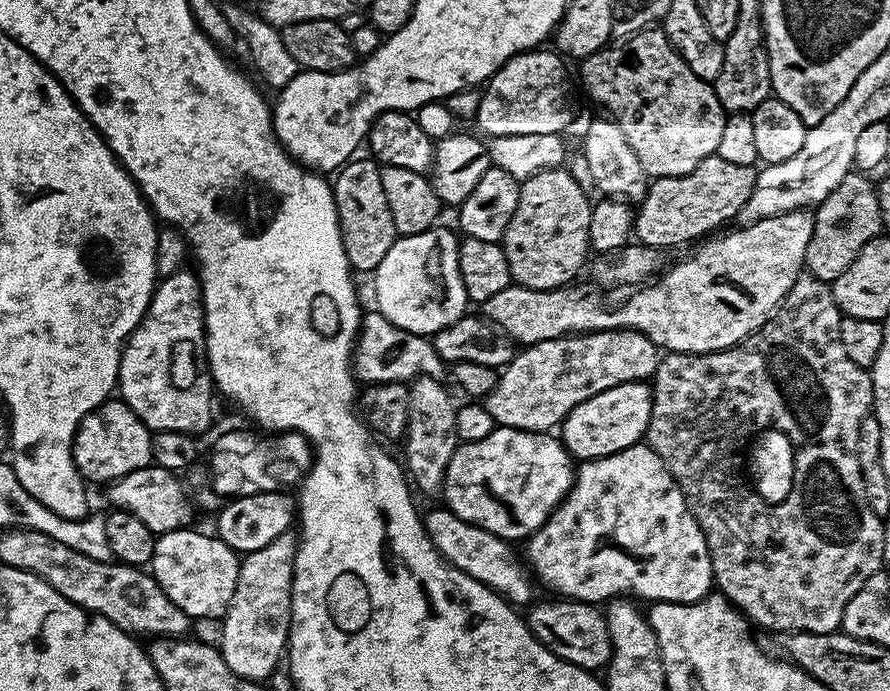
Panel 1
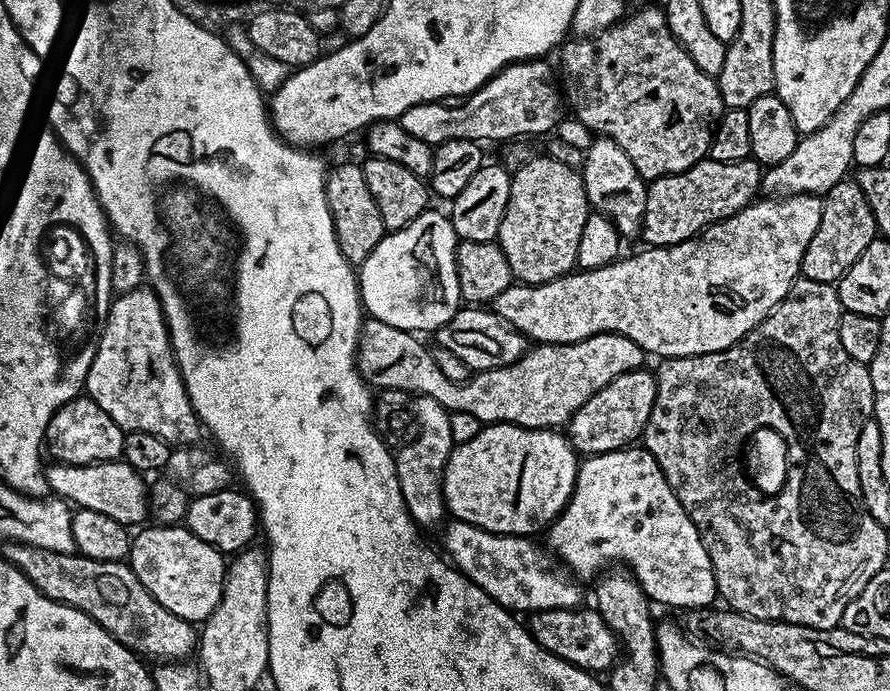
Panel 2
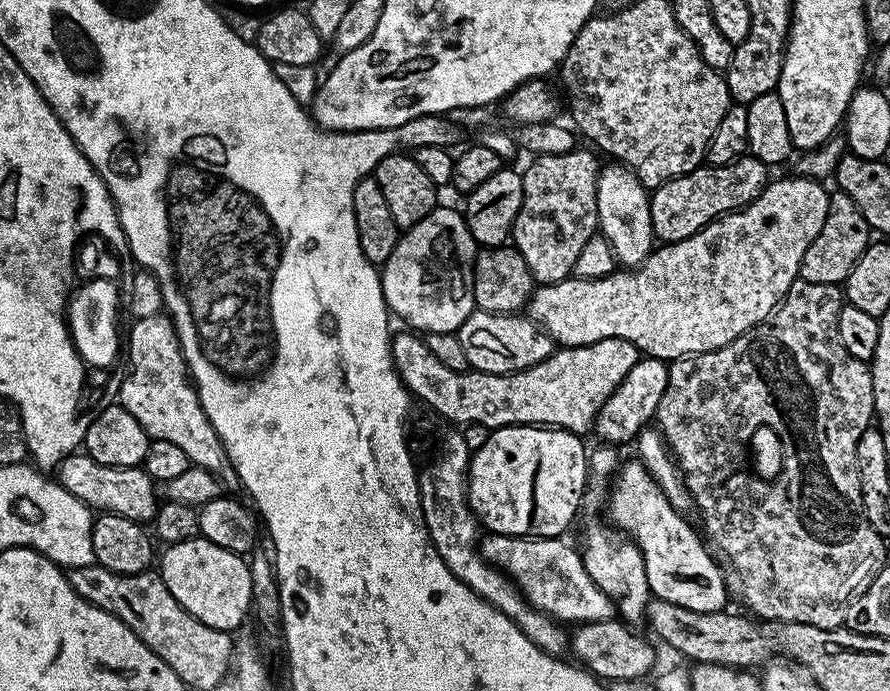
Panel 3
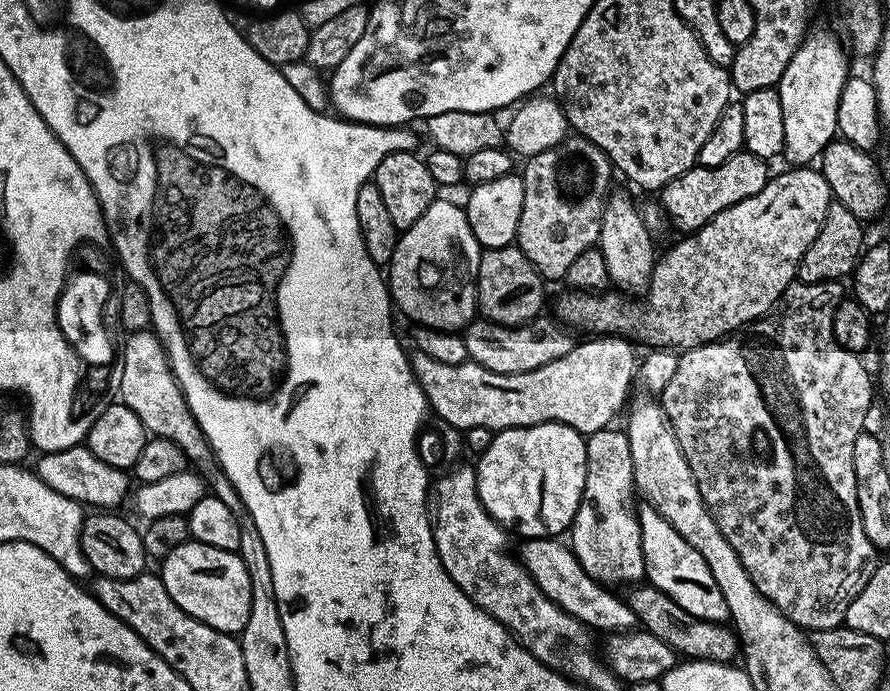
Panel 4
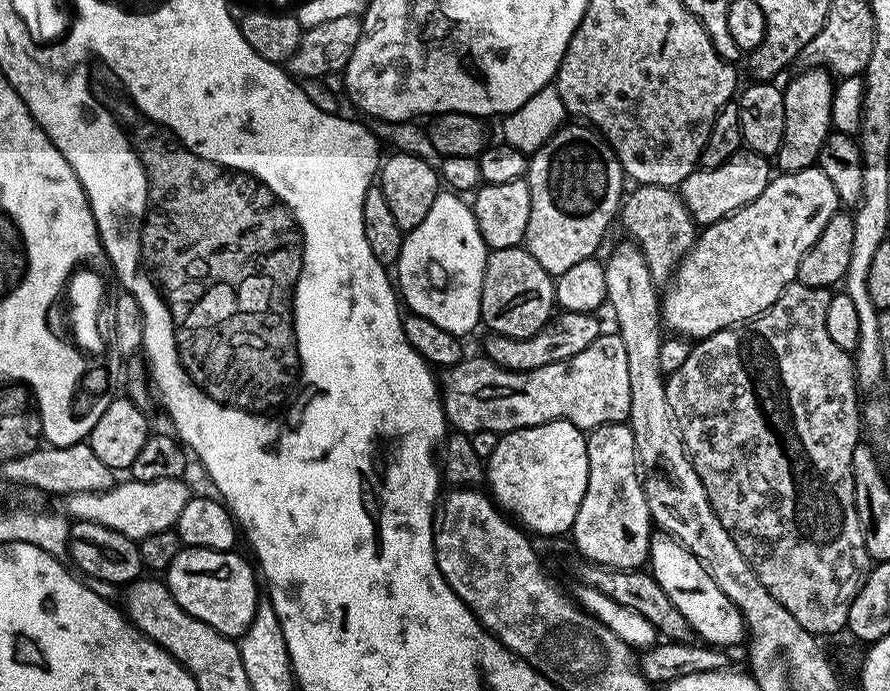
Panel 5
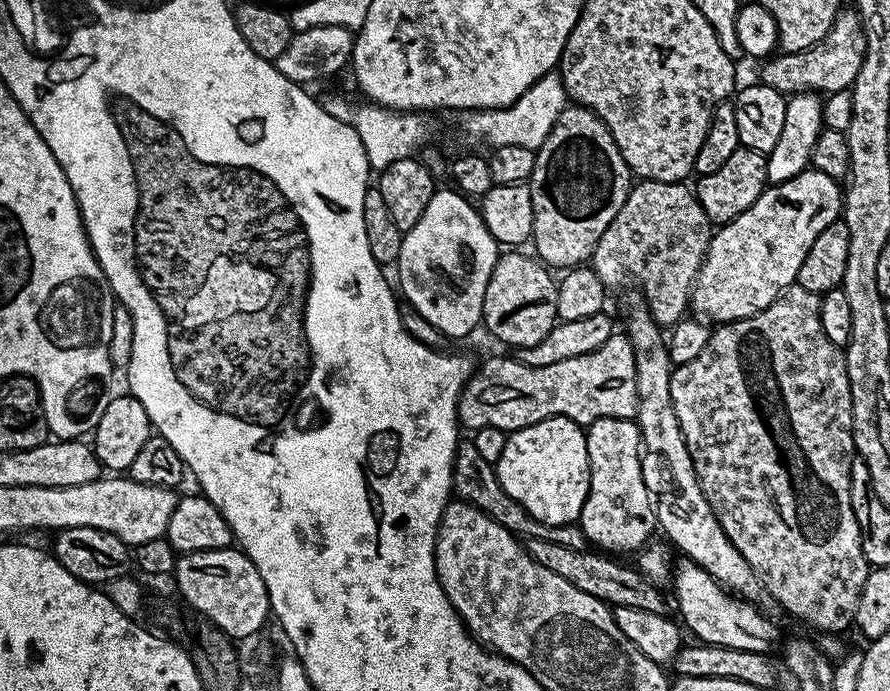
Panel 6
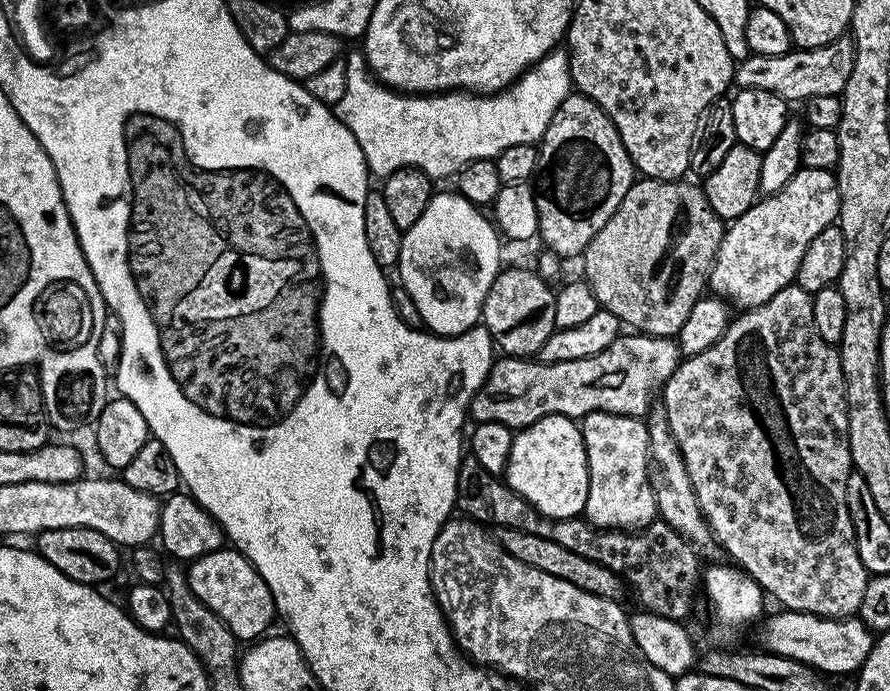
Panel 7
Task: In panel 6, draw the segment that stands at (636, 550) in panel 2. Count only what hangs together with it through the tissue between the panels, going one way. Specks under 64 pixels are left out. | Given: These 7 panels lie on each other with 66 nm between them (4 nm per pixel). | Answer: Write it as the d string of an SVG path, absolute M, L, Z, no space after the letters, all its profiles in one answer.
M687 558L681 561L674 568L674 585L676 584L676 604L680 607L679 619L683 627L687 631L689 628L701 644L771 653L772 643L779 638L780 632L764 617L767 615L762 614L755 604L741 602L735 595L721 588L710 574L706 574L706 570L702 570L702 566Z

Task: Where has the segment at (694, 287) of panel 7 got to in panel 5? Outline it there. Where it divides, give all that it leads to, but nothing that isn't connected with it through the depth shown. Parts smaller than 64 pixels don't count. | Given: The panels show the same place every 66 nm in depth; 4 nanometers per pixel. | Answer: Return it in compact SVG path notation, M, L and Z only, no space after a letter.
M641 184L633 187L625 195L622 201L622 207L618 213L619 223L624 223L624 228L629 232L631 239L642 250L642 254L646 258L646 266L650 266L650 274L658 282L671 281L676 267L684 261L684 256L692 248L696 242L698 235L698 225L693 220L690 210L684 205L683 198L680 197L676 188L663 188L662 186L654 186L653 184Z

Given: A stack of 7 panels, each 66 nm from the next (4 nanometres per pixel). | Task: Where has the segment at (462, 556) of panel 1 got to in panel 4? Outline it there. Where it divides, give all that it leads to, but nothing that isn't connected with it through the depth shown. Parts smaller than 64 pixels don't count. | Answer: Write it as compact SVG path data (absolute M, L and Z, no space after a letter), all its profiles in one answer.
M528 538L518 551L518 559L524 568L534 578L538 590L550 598L566 614L581 620L593 630L601 628L604 634L614 632L627 632L637 627L636 615L634 610L620 597L615 596L615 591L609 590L605 585L599 584L578 562L578 558L572 553L571 547L567 543L561 542L556 538Z

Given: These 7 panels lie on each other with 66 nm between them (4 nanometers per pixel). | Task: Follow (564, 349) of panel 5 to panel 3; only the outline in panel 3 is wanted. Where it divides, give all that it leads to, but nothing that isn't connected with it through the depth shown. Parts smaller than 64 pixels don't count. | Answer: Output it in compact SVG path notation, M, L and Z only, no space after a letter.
M474 310L466 318L466 322L462 322L462 326L456 329L454 334L458 338L463 352L466 354L466 362L468 363L469 369L477 372L485 372L486 374L505 376L511 372L521 372L524 368L529 368L538 362L542 362L554 350L552 335L545 328L541 328L527 314L505 314L502 312L482 312Z

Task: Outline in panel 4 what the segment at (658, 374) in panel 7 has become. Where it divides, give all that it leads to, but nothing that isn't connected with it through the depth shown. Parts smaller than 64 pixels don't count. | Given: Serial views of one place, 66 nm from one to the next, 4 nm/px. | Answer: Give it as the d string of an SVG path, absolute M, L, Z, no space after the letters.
M600 334L595 338L588 338L585 342L577 343L575 348L570 350L570 354L562 354L562 358L554 358L554 362L546 362L546 366L538 366L538 370L526 370L518 374L498 374L486 370L480 364L467 363L459 364L458 366L446 366L446 362L438 362L434 358L429 358L427 354L413 351L410 359L412 361L412 372L416 376L416 381L422 386L422 390L428 399L428 407L433 413L444 419L443 423L450 428L459 428L461 430L469 430L468 428L492 428L491 430L499 430L502 428L528 428L532 424L565 424L574 430L578 430L581 434L591 434L609 427L613 423L612 420L620 411L625 411L626 405L629 403L628 391L632 388L632 380L634 384L634 377L638 372L638 356L632 353L632 348L627 339L621 338L615 334Z

